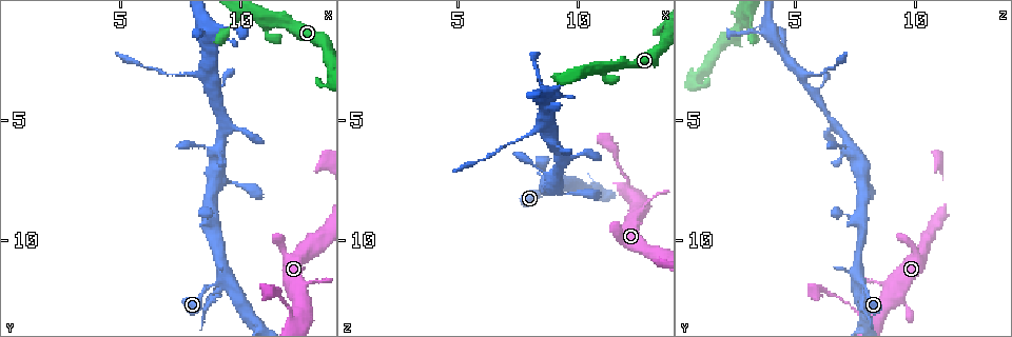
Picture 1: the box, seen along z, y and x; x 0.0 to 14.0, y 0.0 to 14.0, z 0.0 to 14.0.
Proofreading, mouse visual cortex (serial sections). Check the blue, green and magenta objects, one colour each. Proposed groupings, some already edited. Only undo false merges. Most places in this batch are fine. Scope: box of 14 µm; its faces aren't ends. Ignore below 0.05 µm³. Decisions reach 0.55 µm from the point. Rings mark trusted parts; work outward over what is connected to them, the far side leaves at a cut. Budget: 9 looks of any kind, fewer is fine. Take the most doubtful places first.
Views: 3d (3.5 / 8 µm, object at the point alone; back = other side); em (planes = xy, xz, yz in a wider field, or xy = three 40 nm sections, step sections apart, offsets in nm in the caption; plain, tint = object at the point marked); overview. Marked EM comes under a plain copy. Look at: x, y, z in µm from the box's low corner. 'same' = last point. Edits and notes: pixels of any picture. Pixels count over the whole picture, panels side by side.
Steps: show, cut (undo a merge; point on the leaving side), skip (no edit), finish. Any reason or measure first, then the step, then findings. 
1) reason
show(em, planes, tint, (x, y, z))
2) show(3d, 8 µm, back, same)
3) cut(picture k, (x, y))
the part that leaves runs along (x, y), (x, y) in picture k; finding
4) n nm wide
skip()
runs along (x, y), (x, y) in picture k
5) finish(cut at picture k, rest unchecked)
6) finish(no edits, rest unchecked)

side arm on a straight run
show(3d, 3.5 µm, (11.5, 0.9, 2.8))

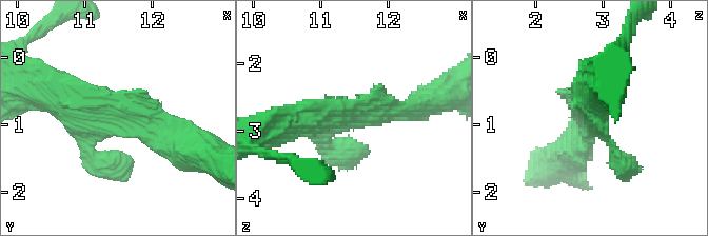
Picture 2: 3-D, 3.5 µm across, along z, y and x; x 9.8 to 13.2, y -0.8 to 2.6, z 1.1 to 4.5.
show(em, xy, step 3, tint, (11.60, 0.95, 2.75))

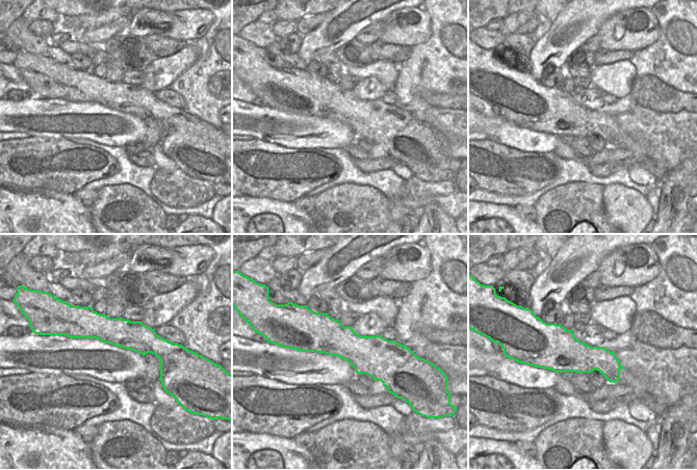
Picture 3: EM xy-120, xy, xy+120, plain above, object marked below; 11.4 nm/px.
skip()
runs along (185, 149), (143, 120), (59, 97) in picture 2; all the same cell

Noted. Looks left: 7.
sharp bend
show(3d, 8 µm, (12.1, 13.3, 8.1))

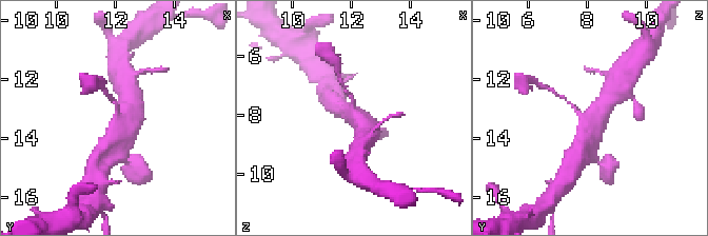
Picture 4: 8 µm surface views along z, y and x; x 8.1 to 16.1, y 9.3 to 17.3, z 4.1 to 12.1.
shape alone is not enough
show(em, planes, tint, (12.2, 13.4, 8.0))

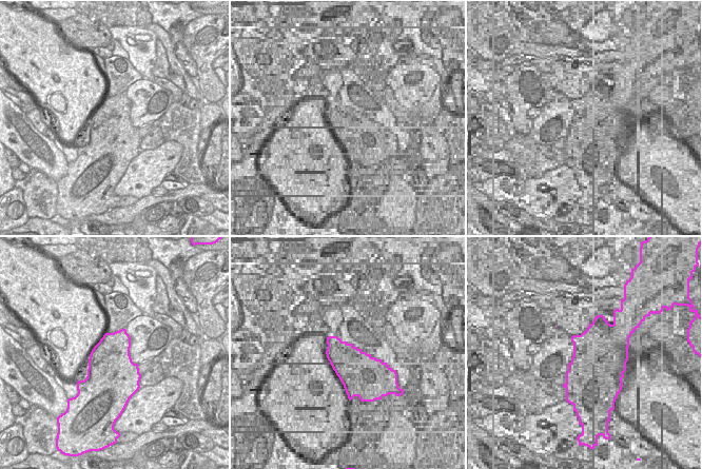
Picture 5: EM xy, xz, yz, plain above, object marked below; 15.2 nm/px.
skip()
runs along (612, 94), (593, 119), (571, 105) in picture 4; continuous, no second cell

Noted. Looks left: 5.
side arm on a straight run
show(3d, 8 µm, back, (9.2, 11.5, 7.6))

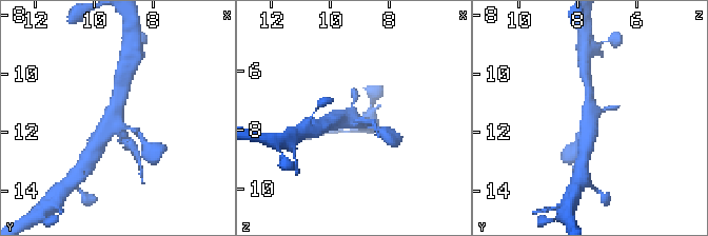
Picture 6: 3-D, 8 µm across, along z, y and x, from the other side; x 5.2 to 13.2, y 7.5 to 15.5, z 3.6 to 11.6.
shape alone is not enough
show(em, planes, tint, (9.2, 11.5, 7.6))

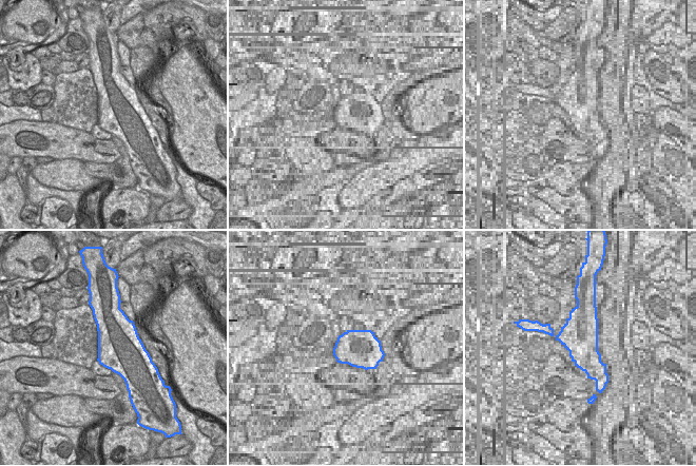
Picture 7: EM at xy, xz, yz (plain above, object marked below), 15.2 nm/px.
700 nm wide
skip()
runs along (138, 135), (115, 117), (120, 87) in picture 6; one cell here

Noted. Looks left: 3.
thin neck
show(3d, 8 µm, (7.3, 3.2, 6.0))

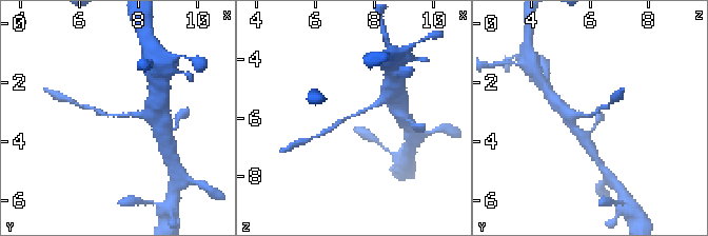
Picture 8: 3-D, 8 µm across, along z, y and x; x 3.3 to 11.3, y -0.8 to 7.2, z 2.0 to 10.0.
show(3d, 3.5 µm, back, (7.2, 3.1, 6.0))

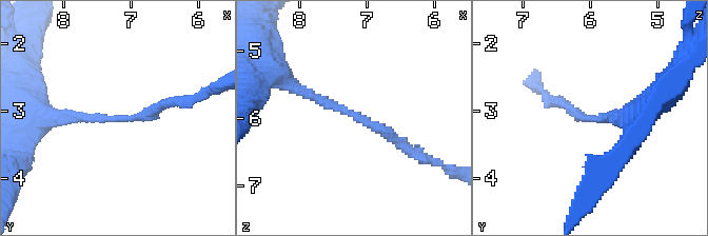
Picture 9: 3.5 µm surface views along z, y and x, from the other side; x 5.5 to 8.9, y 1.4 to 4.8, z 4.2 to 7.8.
arms of 150, 200 nm
skip()
runs along (283, 78), (378, 126), (407, 149) in picture 9; continuous, no second cell

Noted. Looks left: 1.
finish(no edits, rest unchecked)

